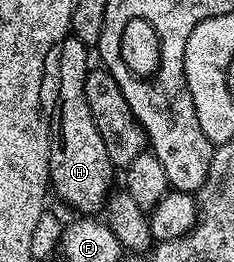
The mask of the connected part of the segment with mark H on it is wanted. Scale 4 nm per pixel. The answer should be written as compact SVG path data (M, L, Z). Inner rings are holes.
M69 38L60 45L54 60L54 68L56 64L56 72L60 75L60 81L56 84L56 113L50 116L50 184L55 195L57 192L80 214L99 213L114 188L114 166L110 162L110 154L106 154L102 134L98 134L98 126L94 126L94 114L90 114L90 106L86 102L86 78L90 71L88 52L89 45L75 38Z

